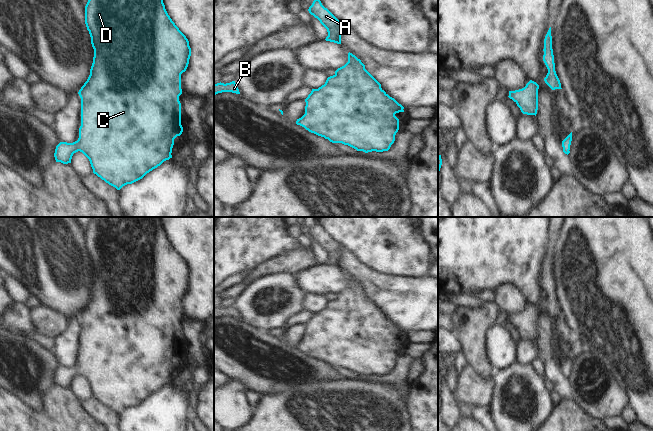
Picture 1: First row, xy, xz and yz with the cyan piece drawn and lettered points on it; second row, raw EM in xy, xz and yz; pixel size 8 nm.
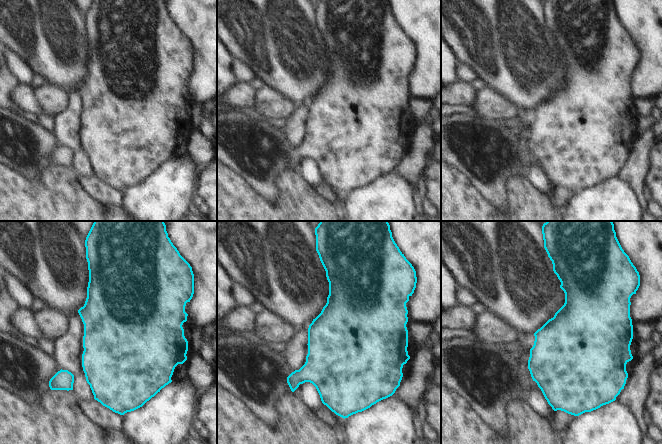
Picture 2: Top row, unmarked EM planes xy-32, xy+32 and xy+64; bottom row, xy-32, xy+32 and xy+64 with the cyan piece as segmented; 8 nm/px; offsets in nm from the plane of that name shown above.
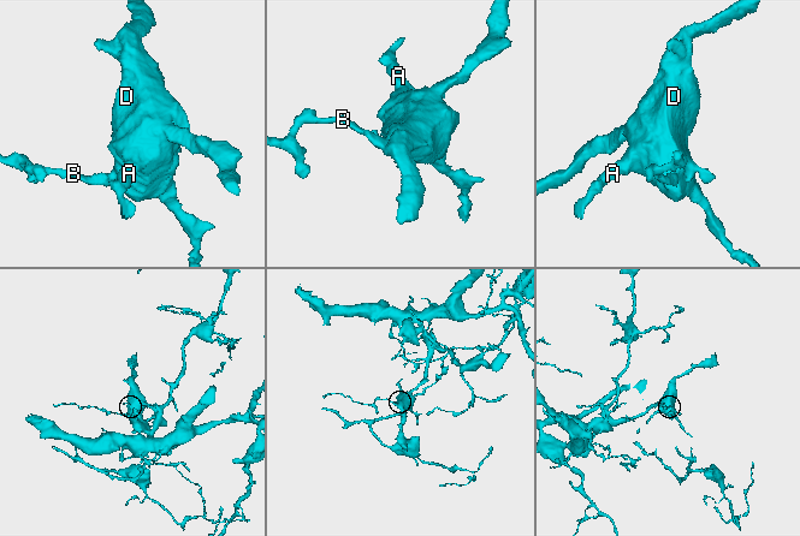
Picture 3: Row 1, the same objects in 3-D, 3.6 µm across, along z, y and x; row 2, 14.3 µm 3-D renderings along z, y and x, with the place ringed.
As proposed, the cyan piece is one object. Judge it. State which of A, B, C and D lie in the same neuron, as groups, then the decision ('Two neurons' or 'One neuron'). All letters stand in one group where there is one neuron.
Groups: A B C D. One neuron

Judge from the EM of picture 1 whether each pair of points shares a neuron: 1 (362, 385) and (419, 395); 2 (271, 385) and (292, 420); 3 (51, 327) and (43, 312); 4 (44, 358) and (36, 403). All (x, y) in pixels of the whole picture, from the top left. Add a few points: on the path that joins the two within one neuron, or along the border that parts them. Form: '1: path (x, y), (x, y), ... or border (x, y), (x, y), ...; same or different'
1: border (405, 402), (410, 420); different
2: border (298, 384), (277, 392), (266, 392), (263, 395); different
3: path (51, 323), (44, 316); same
4: path (36, 369), (36, 392); same

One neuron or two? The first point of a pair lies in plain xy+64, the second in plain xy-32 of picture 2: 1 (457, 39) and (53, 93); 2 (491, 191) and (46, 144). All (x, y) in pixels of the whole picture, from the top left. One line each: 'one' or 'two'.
1: two
2: one

